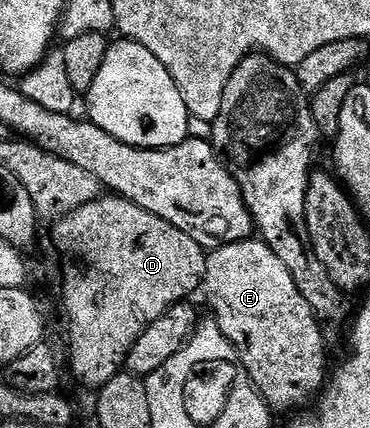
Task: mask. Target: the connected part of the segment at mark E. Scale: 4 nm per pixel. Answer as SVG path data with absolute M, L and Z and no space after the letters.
M248 239L245 241L228 241L220 244L208 256L207 259L207 280L205 282L205 294L207 293L207 301L211 304L213 319L218 323L219 329L229 339L229 343L239 353L239 362L243 364L243 369L251 377L251 382L255 385L255 390L259 392L260 397L267 402L272 410L291 409L298 401L303 401L306 397L312 399L318 398L322 394L329 380L329 365L327 369L327 349L328 342L323 339L324 326L316 319L313 307L309 307L309 303L305 303L305 299L301 296L301 291L297 291L297 283L293 283L293 275L289 275L289 271L285 268L285 263L281 263L281 259L277 259L277 255L273 255L273 251L261 239Z

